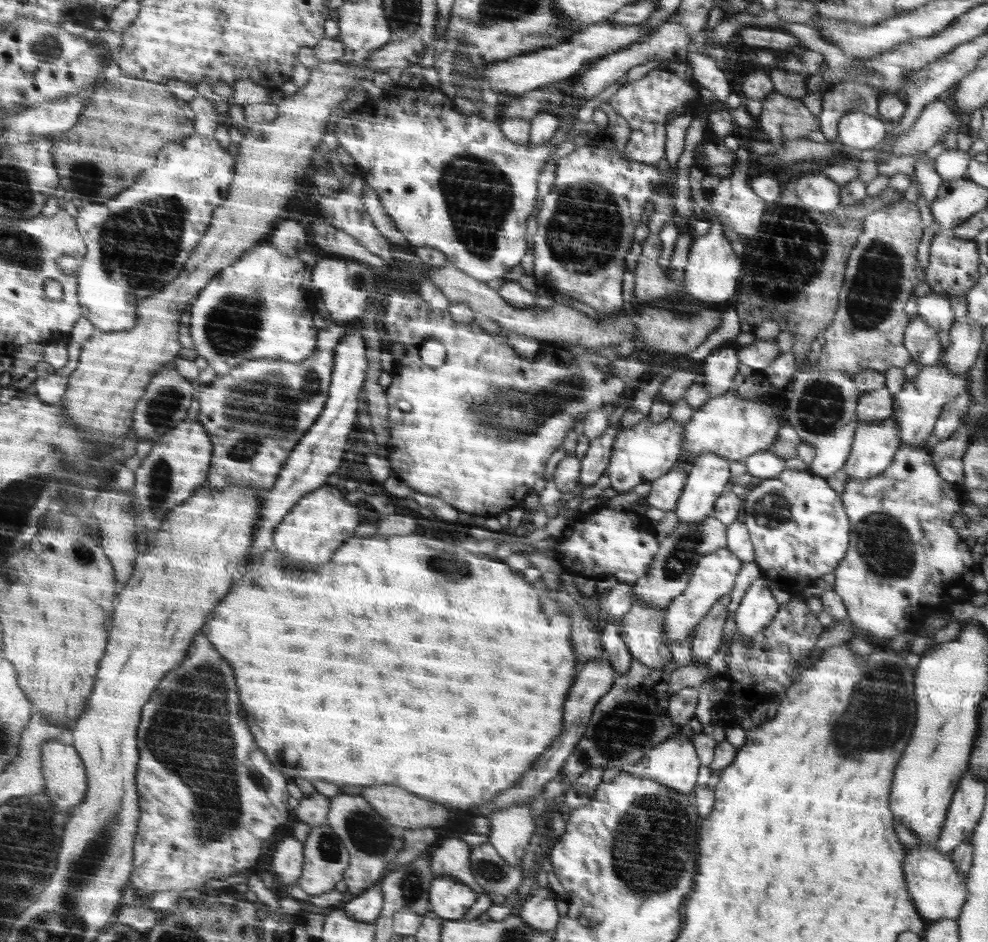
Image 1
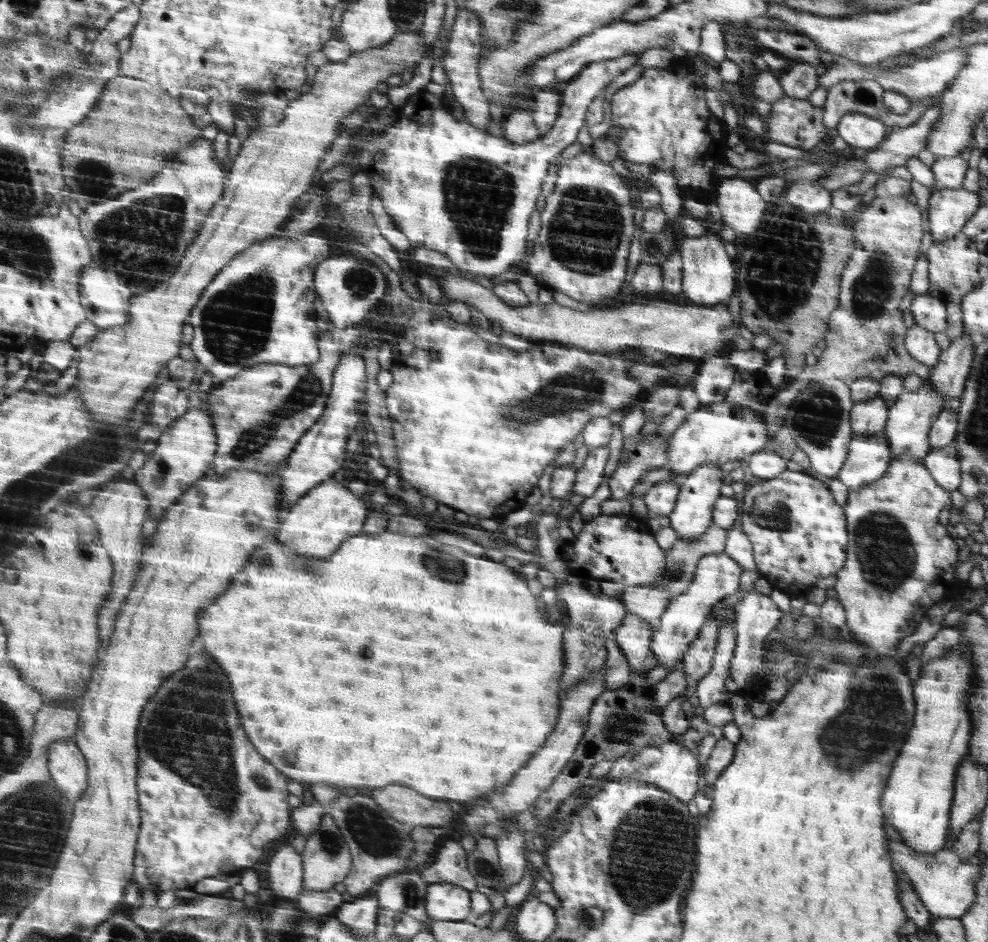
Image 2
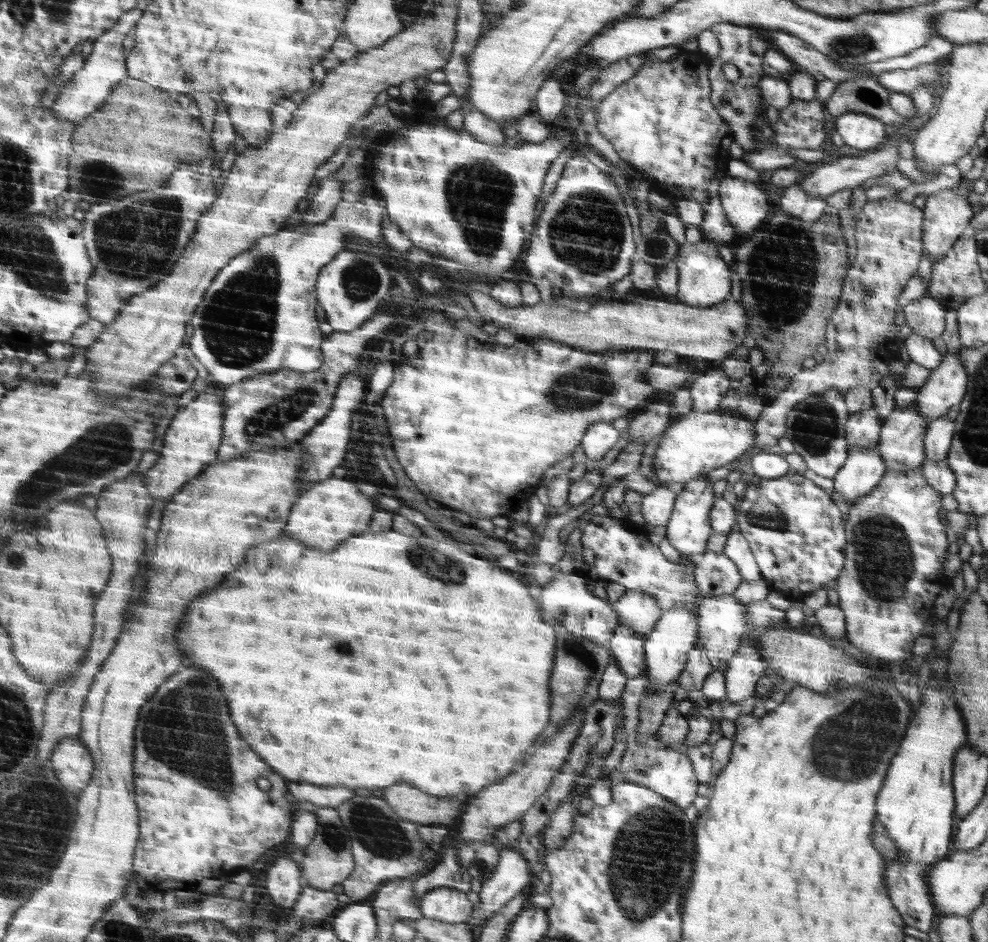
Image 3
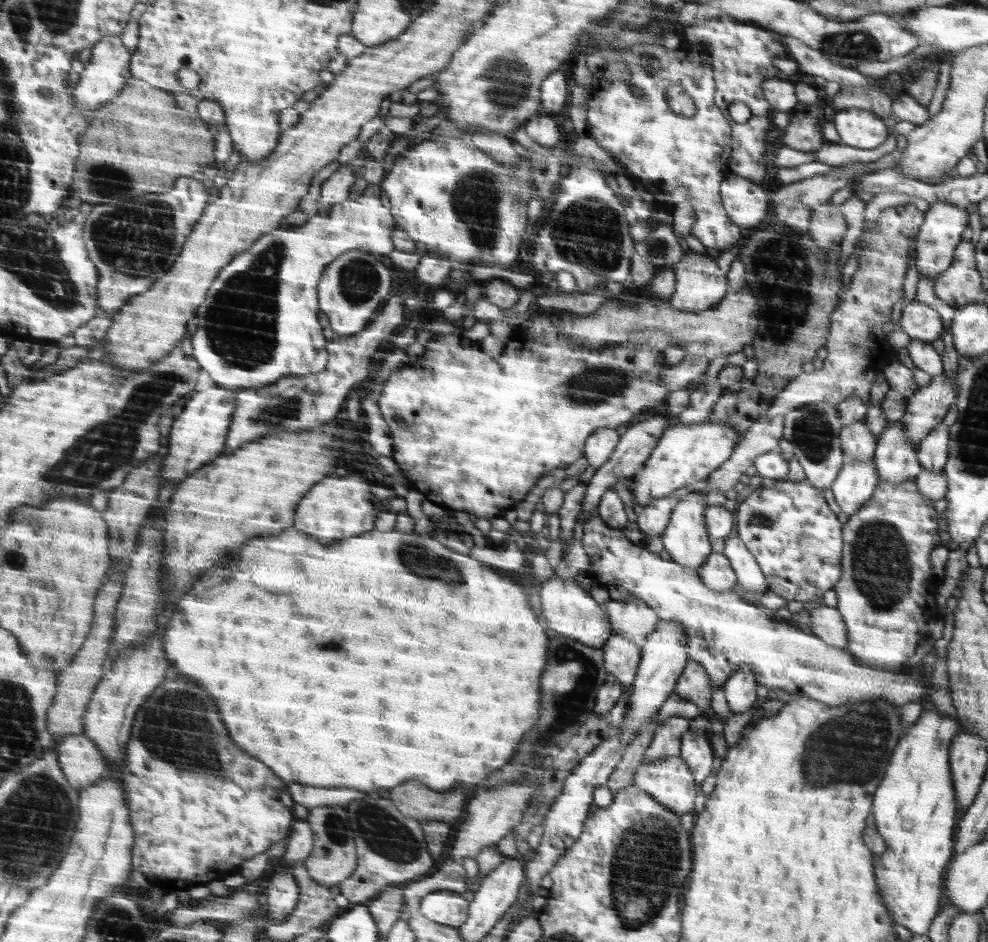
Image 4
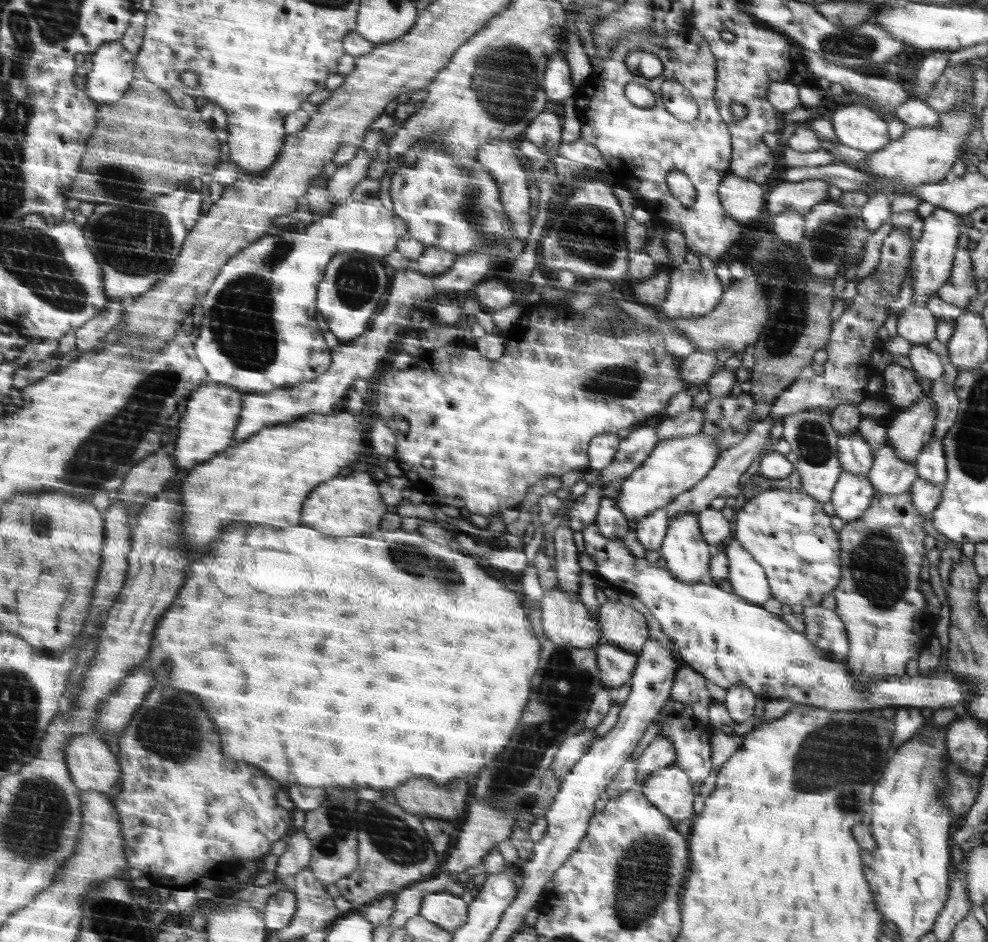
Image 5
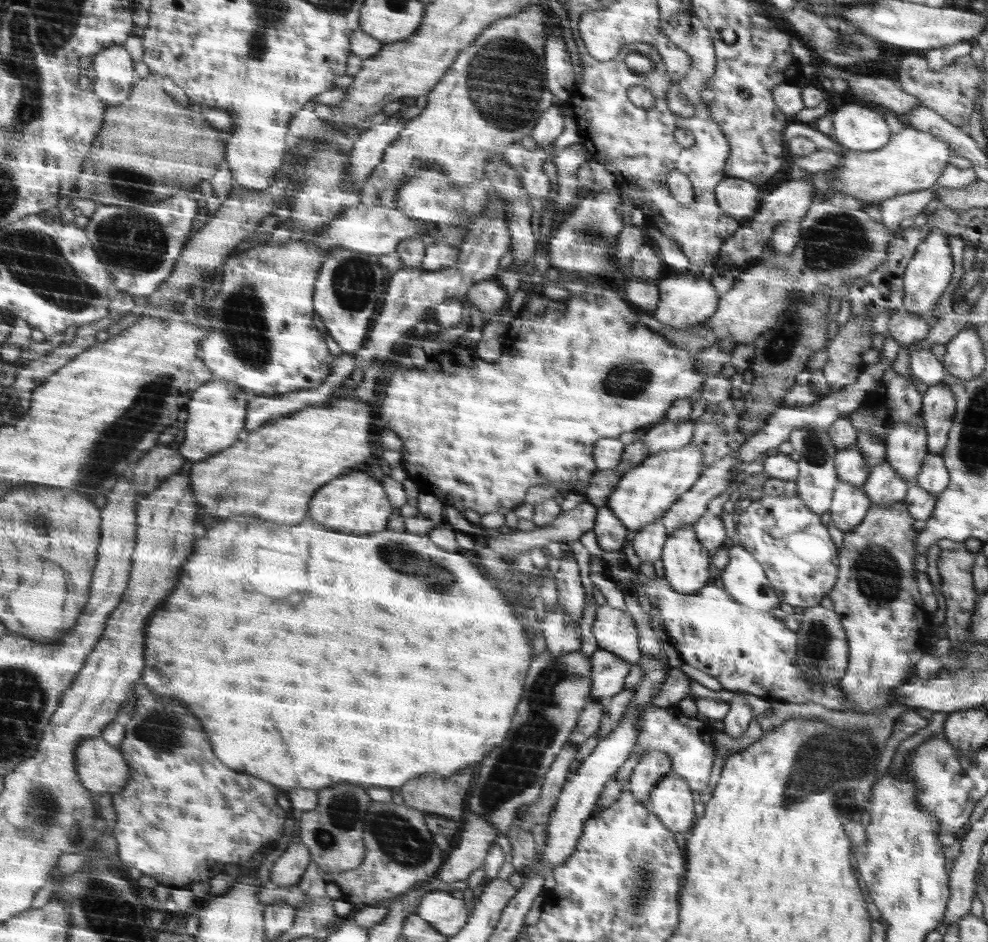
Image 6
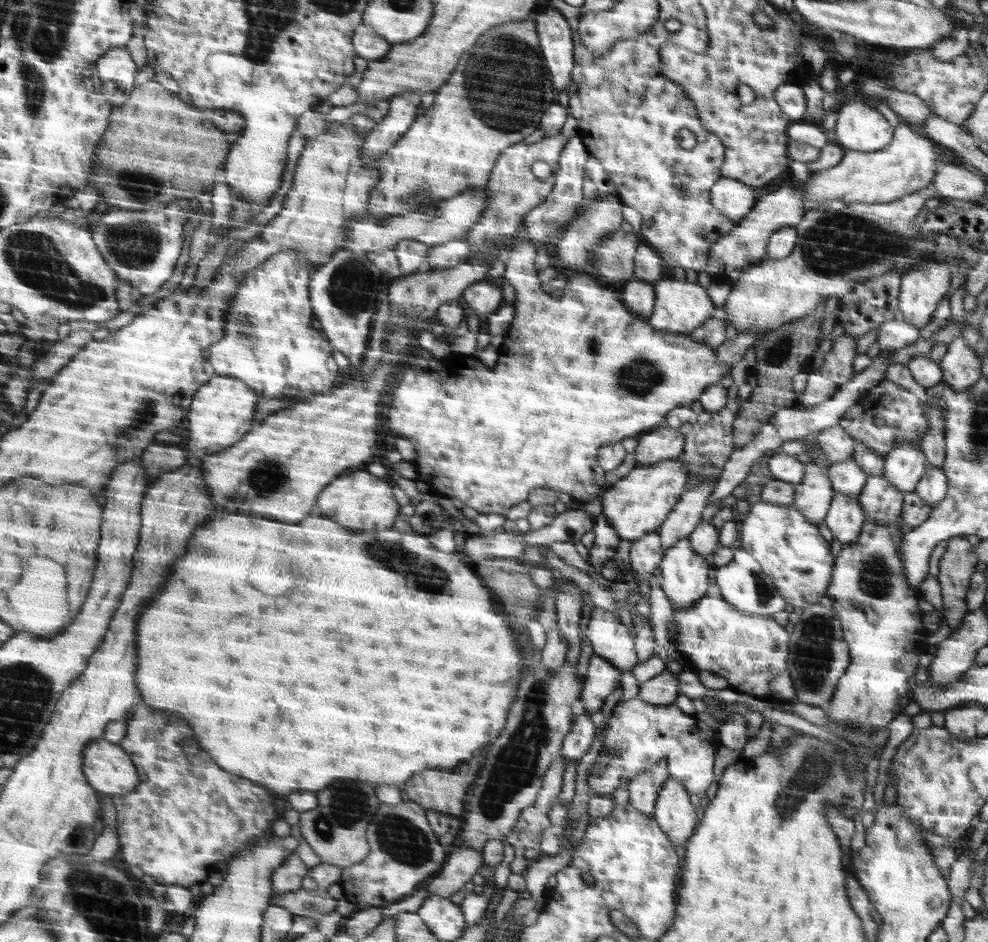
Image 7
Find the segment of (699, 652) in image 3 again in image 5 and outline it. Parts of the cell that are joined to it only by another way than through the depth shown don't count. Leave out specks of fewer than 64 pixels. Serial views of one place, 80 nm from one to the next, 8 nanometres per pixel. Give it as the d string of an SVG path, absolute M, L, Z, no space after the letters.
M688 665L680 667L674 679L669 700L689 704L693 708L693 716L708 723L708 706L712 700L704 684L705 679L702 674Z

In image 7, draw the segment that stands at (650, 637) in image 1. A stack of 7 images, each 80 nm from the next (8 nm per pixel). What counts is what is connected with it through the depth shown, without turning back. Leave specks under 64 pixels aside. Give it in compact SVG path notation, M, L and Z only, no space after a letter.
M598 655L590 656L588 662L590 666L581 690L580 702L586 714L599 717L605 698L618 686L620 678L628 673L616 669L610 661Z

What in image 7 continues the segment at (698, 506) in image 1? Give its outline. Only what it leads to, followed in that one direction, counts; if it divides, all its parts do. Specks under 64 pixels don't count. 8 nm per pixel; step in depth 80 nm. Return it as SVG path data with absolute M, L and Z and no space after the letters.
M687 538L679 540L673 548L669 548L665 552L659 567L662 571L662 591L669 604L672 607L680 607L680 609L692 607L696 601L700 601L700 598L704 597L708 590L708 578L711 578L708 576L708 572L713 572L712 568L708 568L708 564L706 564L706 556L694 552L693 545Z

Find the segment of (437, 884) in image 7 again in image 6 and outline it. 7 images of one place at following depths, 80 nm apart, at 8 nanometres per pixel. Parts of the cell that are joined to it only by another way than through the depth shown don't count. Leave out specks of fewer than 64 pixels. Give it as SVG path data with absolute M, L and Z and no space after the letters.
M471 812L460 843L449 849L447 861L438 872L438 879L446 884L466 882L474 870L482 868L489 846L500 835L485 818Z

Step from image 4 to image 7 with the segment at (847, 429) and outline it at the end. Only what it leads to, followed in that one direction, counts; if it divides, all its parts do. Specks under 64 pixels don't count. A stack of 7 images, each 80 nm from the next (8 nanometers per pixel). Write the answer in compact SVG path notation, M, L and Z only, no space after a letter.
M852 456L844 462L830 465L828 478L835 494L845 494L850 498L858 498L869 480Z

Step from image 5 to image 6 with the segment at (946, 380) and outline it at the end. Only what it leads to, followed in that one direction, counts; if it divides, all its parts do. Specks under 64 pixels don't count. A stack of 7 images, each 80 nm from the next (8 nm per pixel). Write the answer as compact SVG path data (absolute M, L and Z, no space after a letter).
M946 378L926 390L921 415L928 429L928 454L943 454L949 428L956 410L954 393L947 387Z

